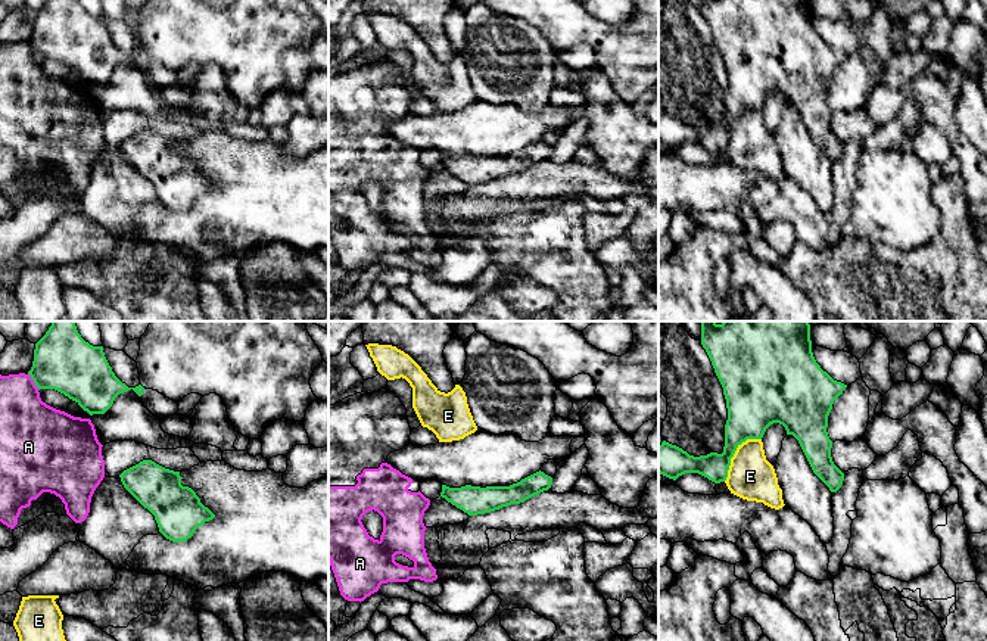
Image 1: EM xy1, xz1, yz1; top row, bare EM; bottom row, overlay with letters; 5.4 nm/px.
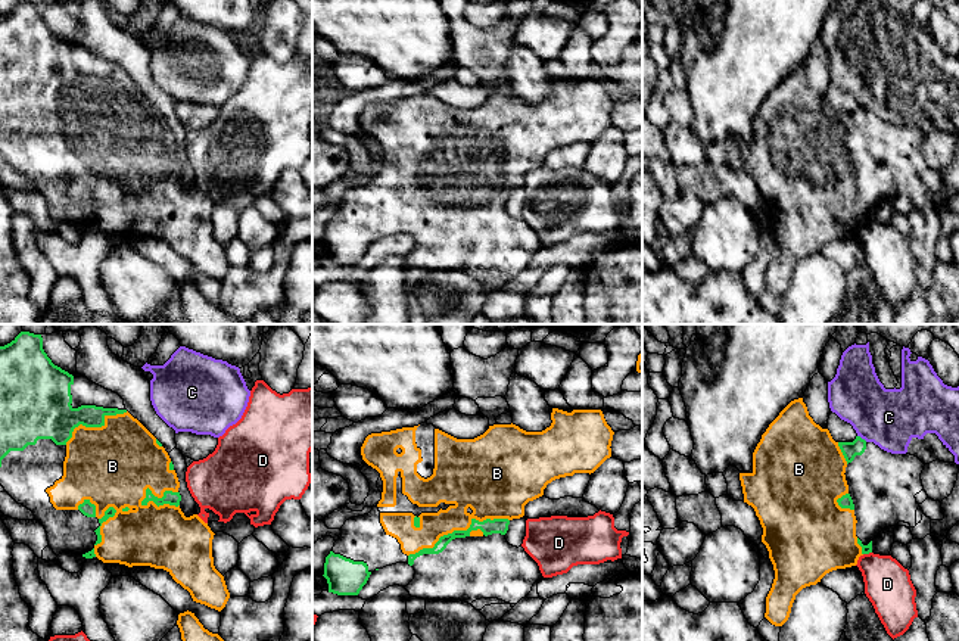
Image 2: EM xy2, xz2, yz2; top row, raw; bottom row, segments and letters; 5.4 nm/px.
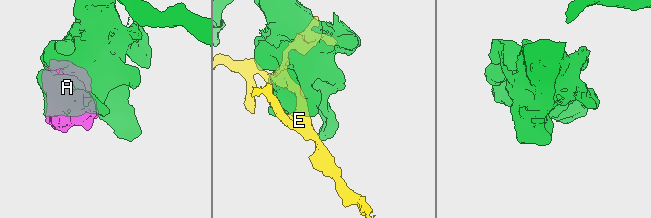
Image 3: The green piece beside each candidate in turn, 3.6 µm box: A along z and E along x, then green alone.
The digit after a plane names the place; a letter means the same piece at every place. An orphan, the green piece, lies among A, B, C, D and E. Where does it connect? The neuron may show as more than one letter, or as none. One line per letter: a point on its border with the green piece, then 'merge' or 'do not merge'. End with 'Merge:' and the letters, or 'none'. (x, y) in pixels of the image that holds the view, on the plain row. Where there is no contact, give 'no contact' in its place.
A: xy1 (33, 49) | do not merge
B: xz2 (458, 201) | merge
C: yz2 (861, 108) | do not merge
D: yz2 (866, 223) | do not merge
E: yz1 (734, 123) | do not merge
Merge: B

